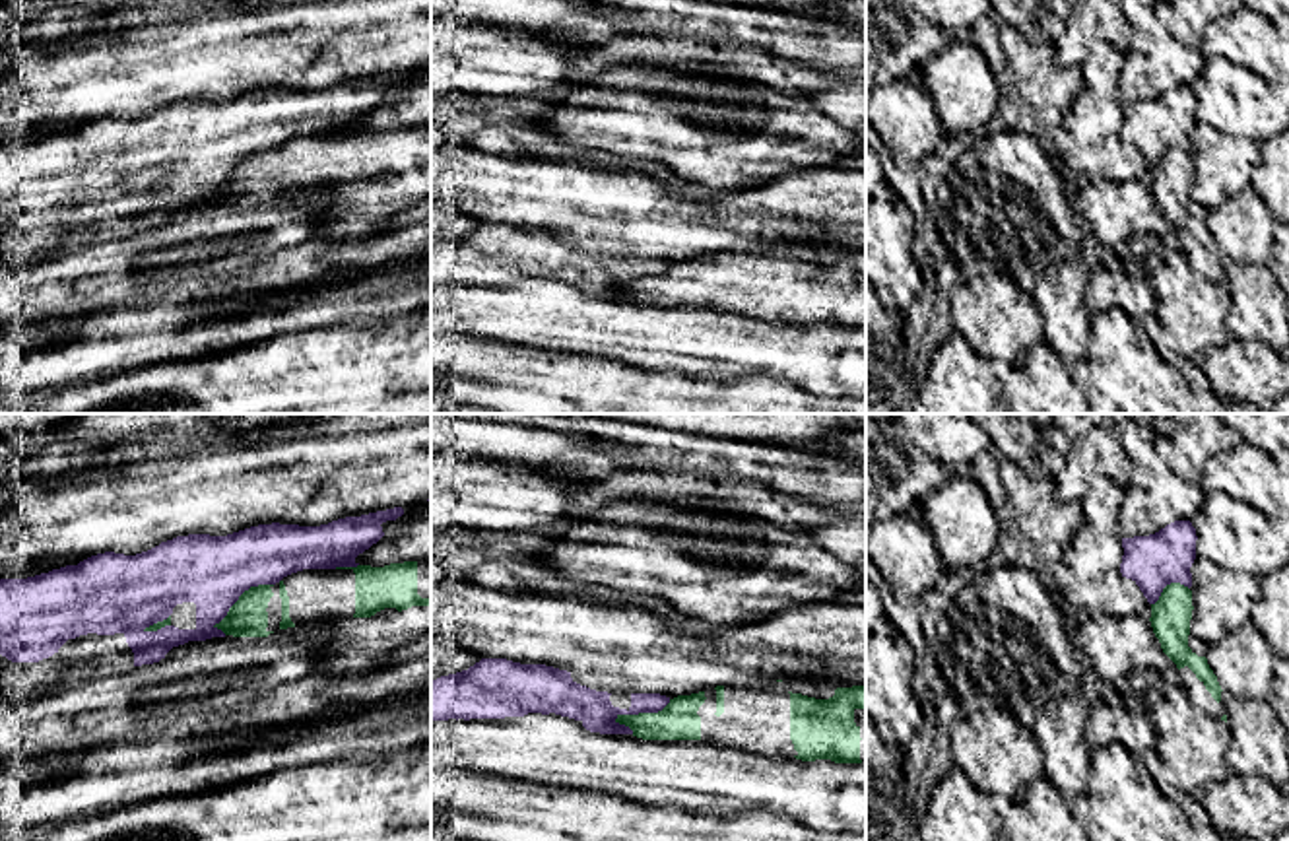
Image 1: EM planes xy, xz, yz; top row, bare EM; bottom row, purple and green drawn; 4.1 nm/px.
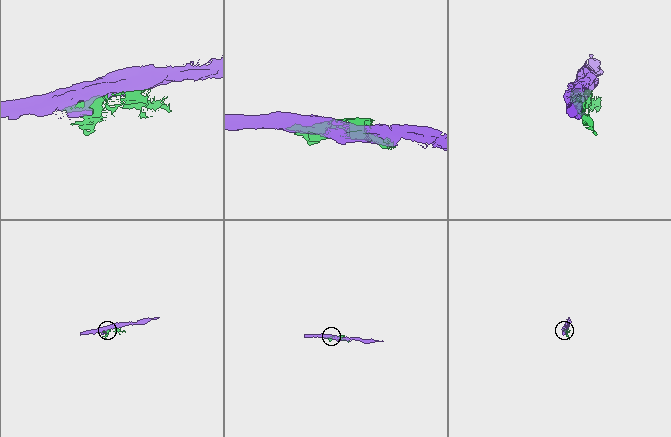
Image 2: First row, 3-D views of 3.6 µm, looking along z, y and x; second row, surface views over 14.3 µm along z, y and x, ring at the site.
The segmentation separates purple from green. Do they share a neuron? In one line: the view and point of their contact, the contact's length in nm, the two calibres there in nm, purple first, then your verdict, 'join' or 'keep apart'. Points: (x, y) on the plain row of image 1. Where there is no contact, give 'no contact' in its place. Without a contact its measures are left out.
xz (641, 276) | 260 nm | 150/160 nm | keep apart

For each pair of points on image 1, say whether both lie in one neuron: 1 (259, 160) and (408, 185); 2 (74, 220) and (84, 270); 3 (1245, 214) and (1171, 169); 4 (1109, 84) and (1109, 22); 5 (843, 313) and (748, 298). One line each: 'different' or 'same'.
1: same
2: different
3: different
4: different
5: same

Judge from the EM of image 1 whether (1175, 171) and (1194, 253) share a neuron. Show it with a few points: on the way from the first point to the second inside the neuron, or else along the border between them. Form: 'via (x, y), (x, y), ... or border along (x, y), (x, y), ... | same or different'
via (1175, 191), (1175, 204), (1189, 218), (1192, 234) | same

